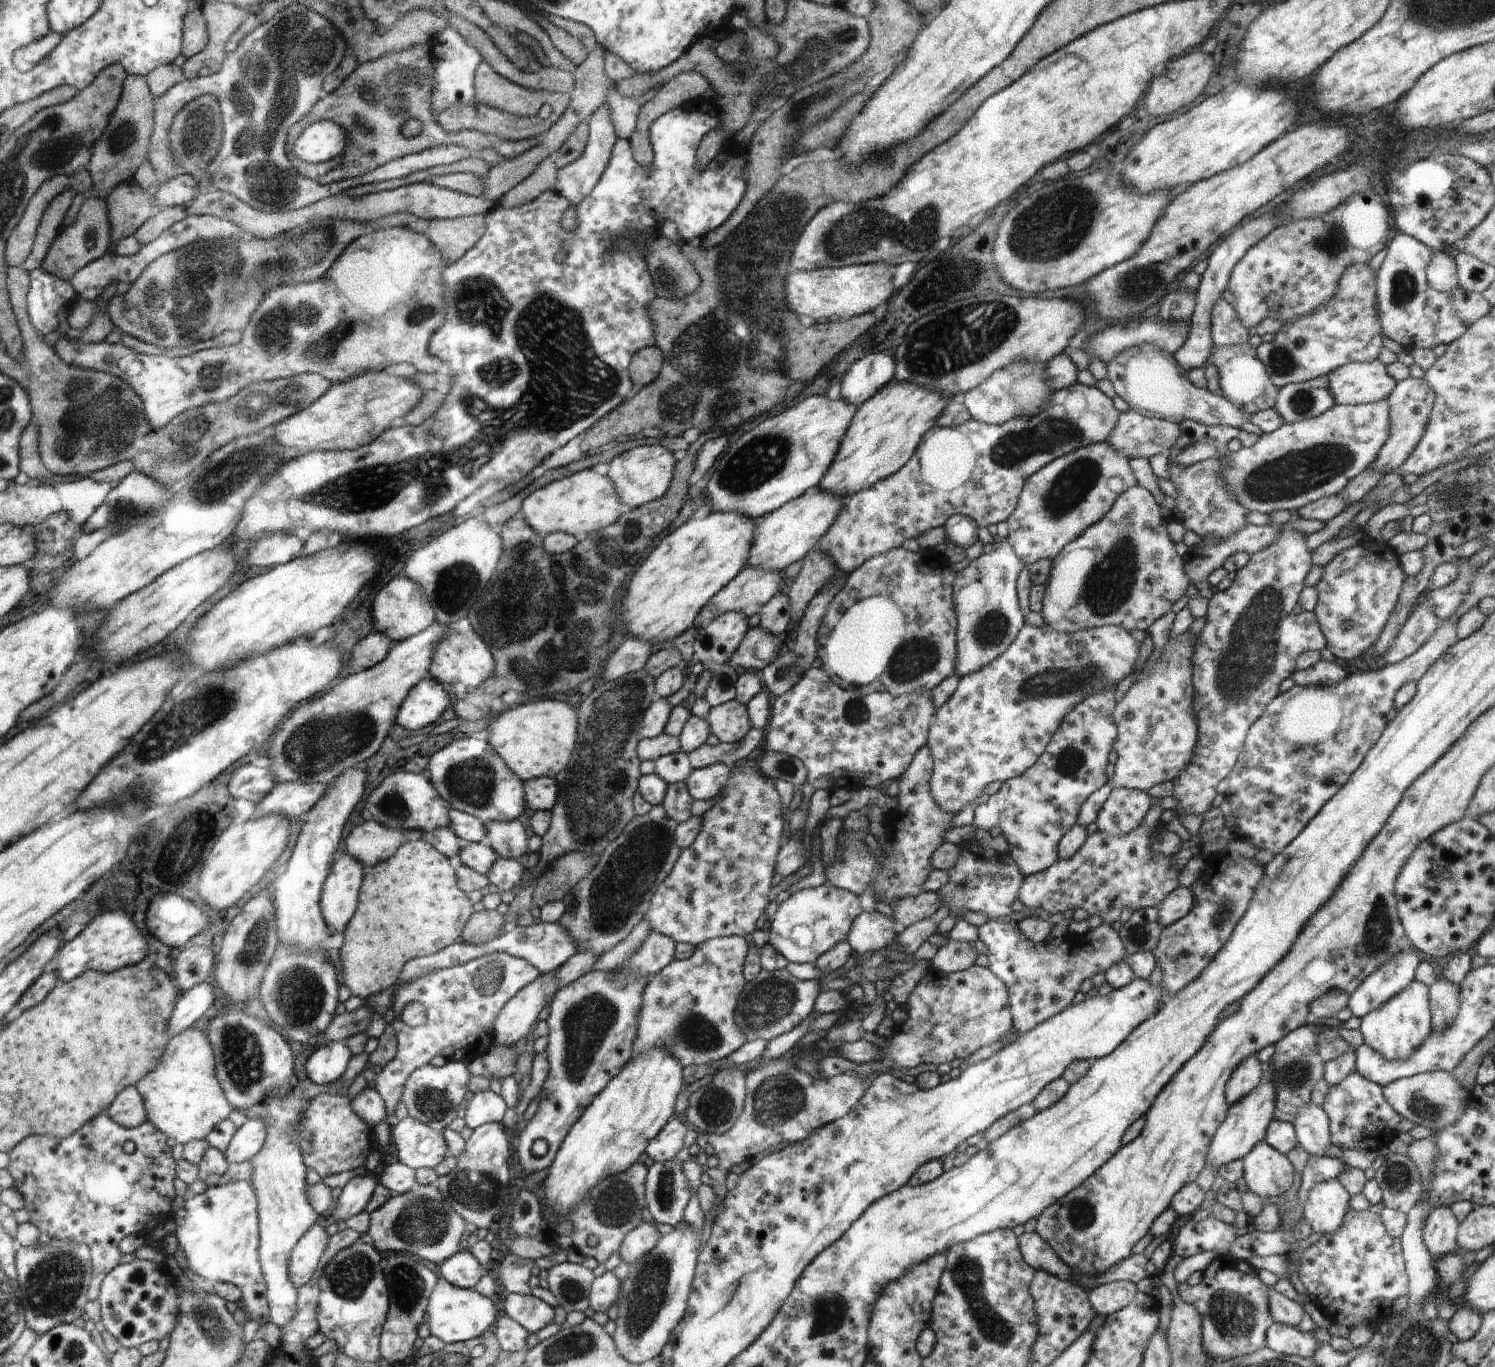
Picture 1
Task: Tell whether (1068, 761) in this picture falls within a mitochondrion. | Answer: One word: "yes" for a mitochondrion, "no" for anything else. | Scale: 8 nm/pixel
yes

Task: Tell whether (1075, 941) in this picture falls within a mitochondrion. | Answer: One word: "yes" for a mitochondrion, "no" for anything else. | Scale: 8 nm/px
no

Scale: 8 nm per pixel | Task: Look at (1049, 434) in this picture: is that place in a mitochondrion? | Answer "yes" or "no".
yes

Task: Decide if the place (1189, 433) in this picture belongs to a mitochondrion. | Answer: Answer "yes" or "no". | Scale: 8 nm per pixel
no

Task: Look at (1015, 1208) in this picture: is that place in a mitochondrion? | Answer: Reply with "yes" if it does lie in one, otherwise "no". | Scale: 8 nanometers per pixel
no

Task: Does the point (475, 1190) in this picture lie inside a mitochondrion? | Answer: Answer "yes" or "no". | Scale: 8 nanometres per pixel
yes

